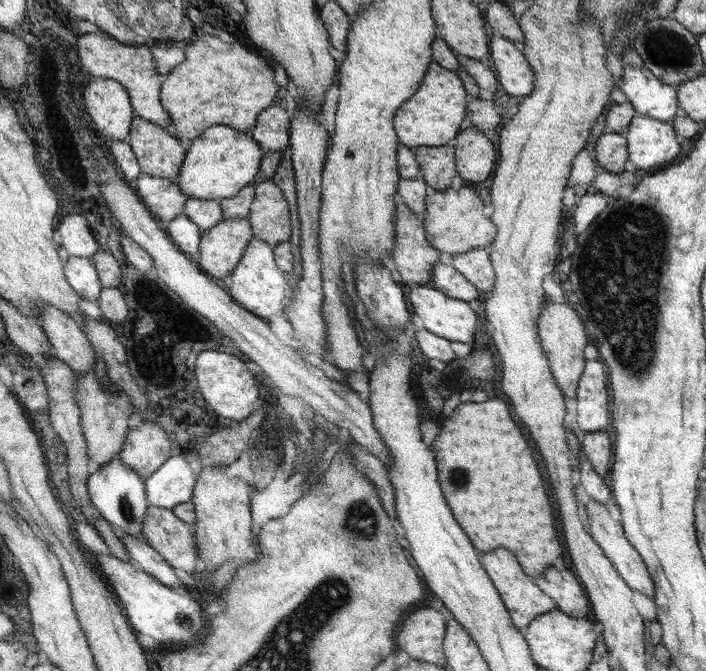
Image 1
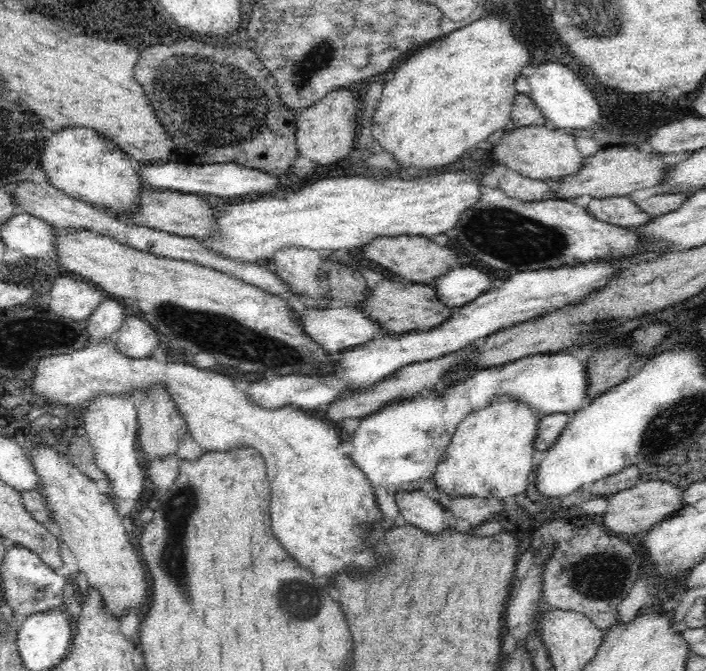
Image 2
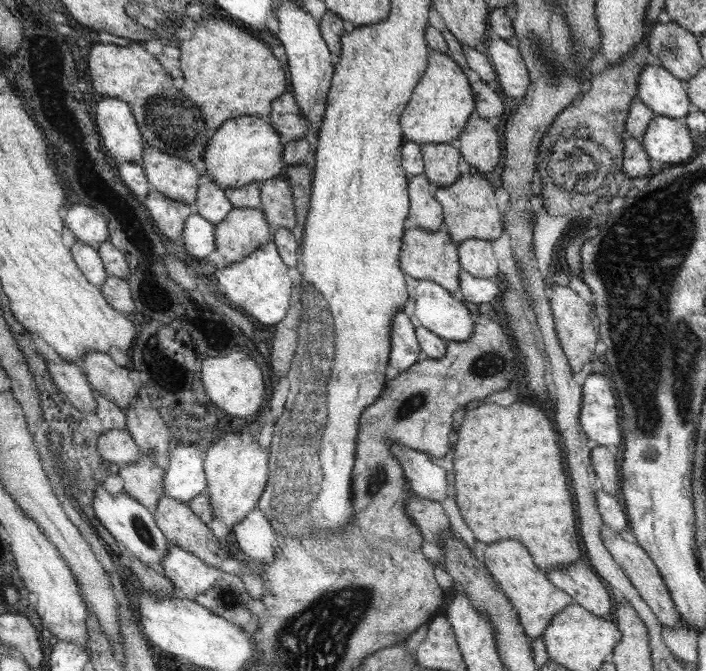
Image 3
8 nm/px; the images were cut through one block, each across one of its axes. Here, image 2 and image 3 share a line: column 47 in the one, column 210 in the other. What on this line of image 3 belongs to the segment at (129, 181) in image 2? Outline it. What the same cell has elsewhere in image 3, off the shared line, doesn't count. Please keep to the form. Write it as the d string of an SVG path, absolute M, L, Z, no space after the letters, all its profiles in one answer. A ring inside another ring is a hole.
M240 115L228 119L210 137L206 148L204 162L206 173L212 182L223 189L226 187L244 187L258 181L268 181L279 178L288 168L282 159L284 142L278 135L277 129L266 117L256 115Z

